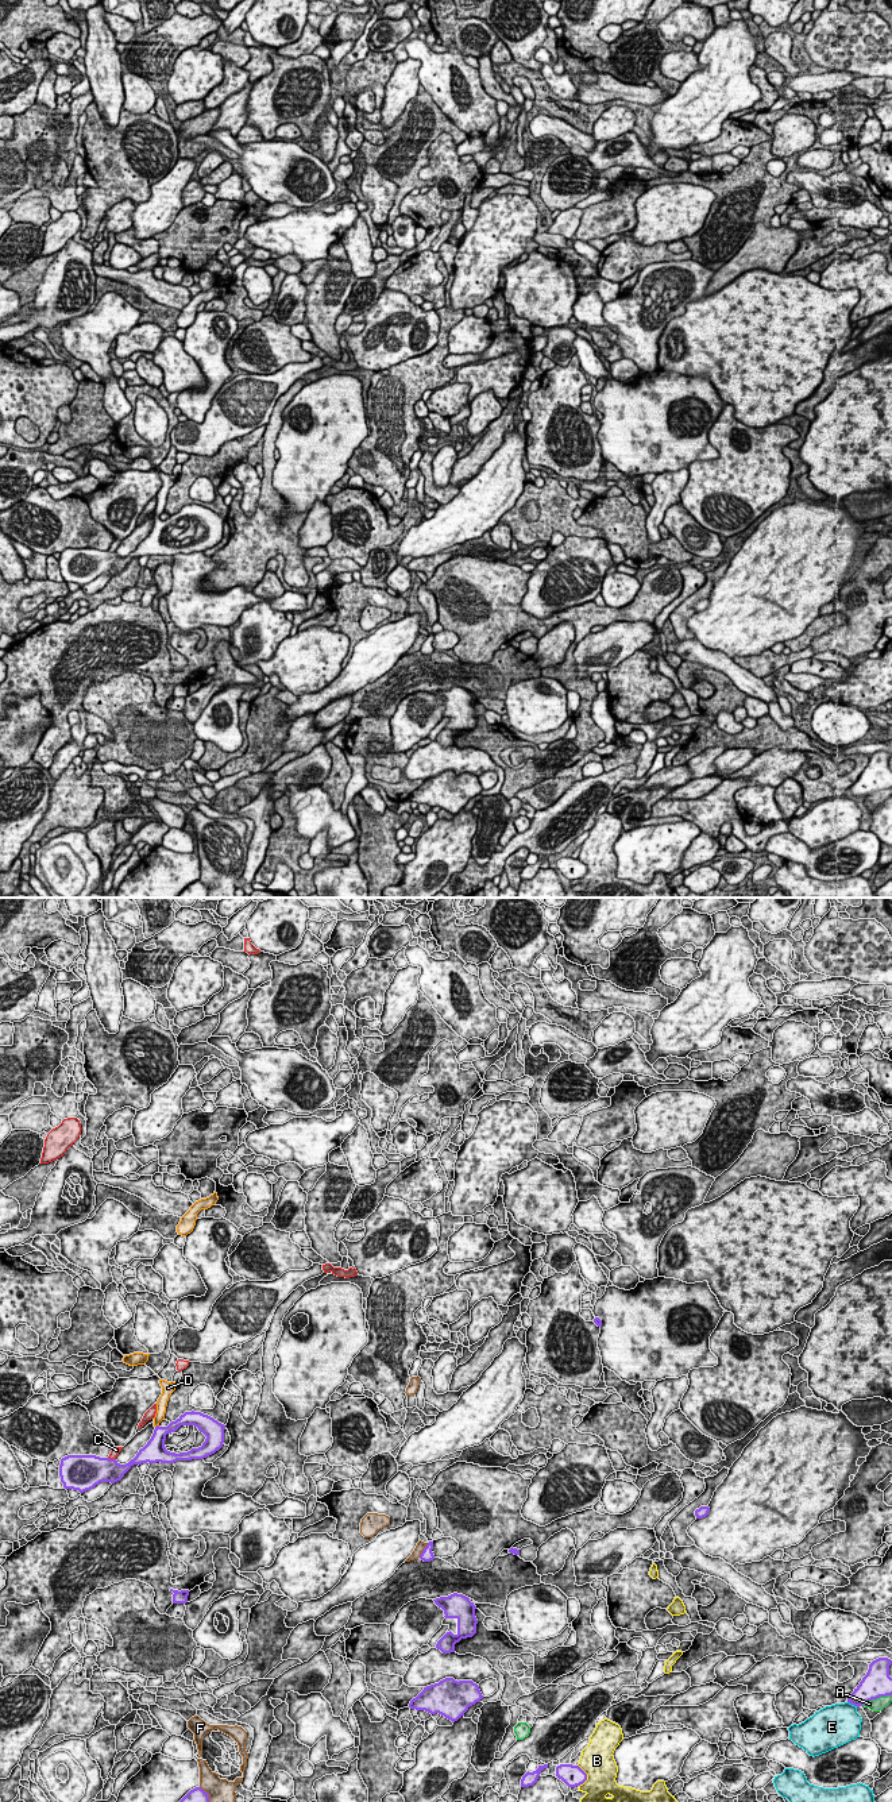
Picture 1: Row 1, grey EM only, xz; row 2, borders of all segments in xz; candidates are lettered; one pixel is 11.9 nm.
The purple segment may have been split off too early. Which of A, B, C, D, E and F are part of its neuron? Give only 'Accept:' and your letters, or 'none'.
Accept: D

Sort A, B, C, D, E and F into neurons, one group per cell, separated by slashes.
A / B / C / D / E / F

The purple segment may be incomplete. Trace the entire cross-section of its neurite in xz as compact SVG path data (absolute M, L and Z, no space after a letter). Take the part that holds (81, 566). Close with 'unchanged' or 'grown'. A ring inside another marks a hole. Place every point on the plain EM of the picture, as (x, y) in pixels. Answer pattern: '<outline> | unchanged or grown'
M159 472L159 476L162 487L157 494L155 522L147 537L126 557L120 557L116 552L96 548L67 548L62 551L59 570L66 583L73 582L84 586L100 575L115 576L120 574L134 557L204 552L223 540L225 518L201 505L185 505L167 520L161 520L159 516L165 513L169 490L175 483L177 476L165 472ZM181 518L197 520L206 529L202 539L179 547L167 544L165 540L166 528L175 525Z | grown

